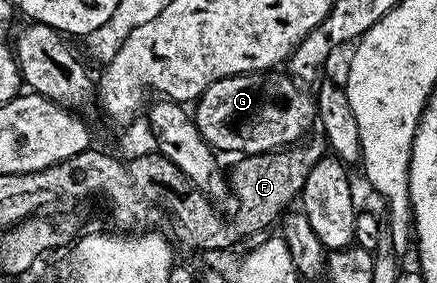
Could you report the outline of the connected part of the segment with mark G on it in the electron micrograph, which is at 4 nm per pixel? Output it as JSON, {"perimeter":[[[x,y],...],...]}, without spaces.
{"perimeter":[[[278,70],[261,71],[245,75],[230,75],[221,81],[213,81],[209,89],[194,104],[193,118],[201,137],[216,152],[239,151],[240,156],[263,154],[290,147],[312,130],[317,119],[315,100],[302,91],[300,84],[290,74],[278,75]]]}

